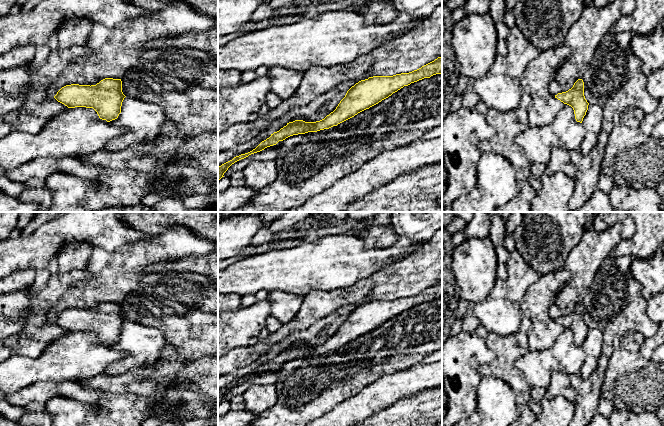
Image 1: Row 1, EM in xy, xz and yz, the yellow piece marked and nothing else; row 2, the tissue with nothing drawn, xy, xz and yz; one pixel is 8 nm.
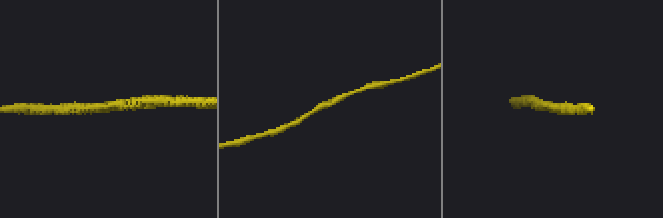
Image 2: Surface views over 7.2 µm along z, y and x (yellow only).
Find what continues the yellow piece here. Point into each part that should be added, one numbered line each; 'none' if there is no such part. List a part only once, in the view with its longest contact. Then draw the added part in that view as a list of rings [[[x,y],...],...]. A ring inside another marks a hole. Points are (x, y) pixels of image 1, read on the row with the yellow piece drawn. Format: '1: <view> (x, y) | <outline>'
1: xz (319, 108) | [[[339,89],[330,90],[311,103],[296,107],[282,118],[273,121],[269,127],[261,131],[255,138],[235,146],[229,150],[218,153],[218,167],[232,160],[234,157],[248,153],[255,149],[262,141],[269,138],[274,132],[279,131],[289,122],[295,120],[303,120],[305,122],[316,122],[324,119],[327,115],[333,112],[340,101],[345,97],[346,92]]]

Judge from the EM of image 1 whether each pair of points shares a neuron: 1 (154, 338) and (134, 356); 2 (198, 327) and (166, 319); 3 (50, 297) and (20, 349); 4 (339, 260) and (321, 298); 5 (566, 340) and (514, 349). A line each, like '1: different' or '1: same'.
1: same
2: same
3: same
4: different
5: different

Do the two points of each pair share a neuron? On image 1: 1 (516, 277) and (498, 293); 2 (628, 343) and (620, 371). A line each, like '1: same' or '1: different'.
1: different
2: same

